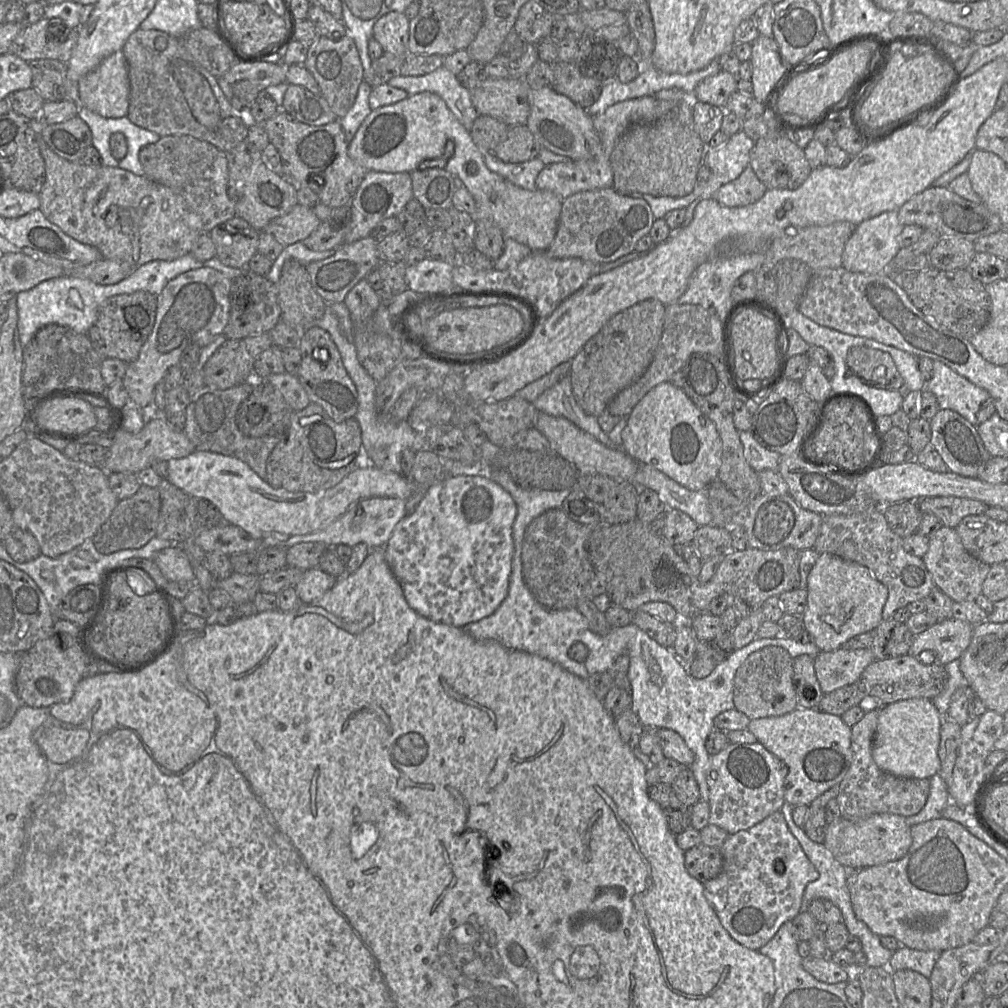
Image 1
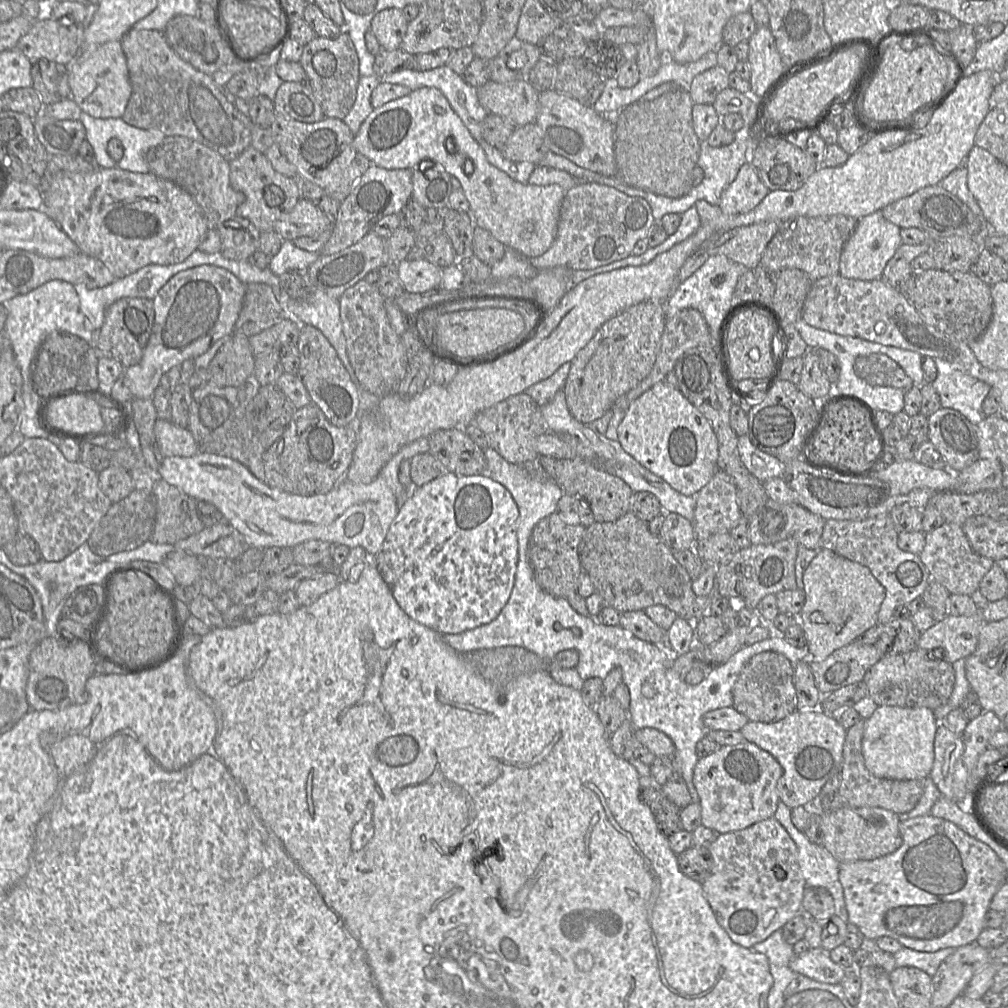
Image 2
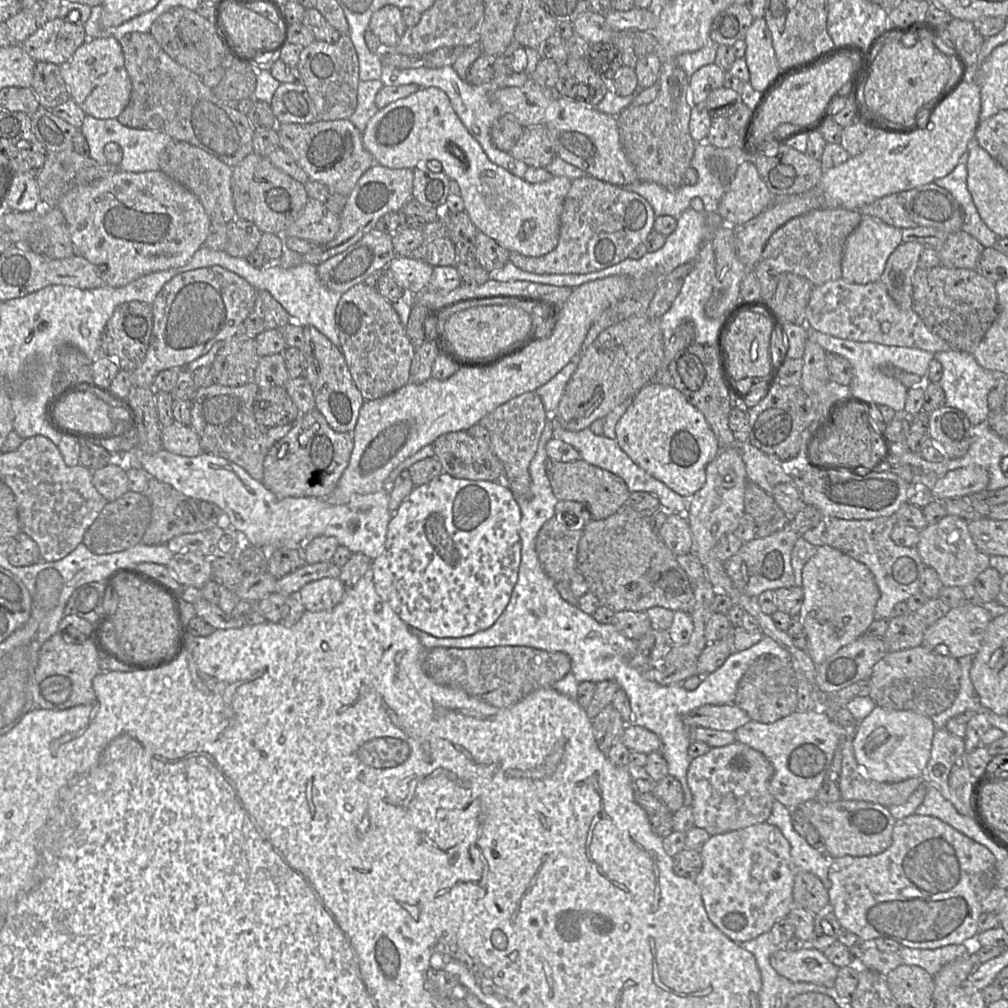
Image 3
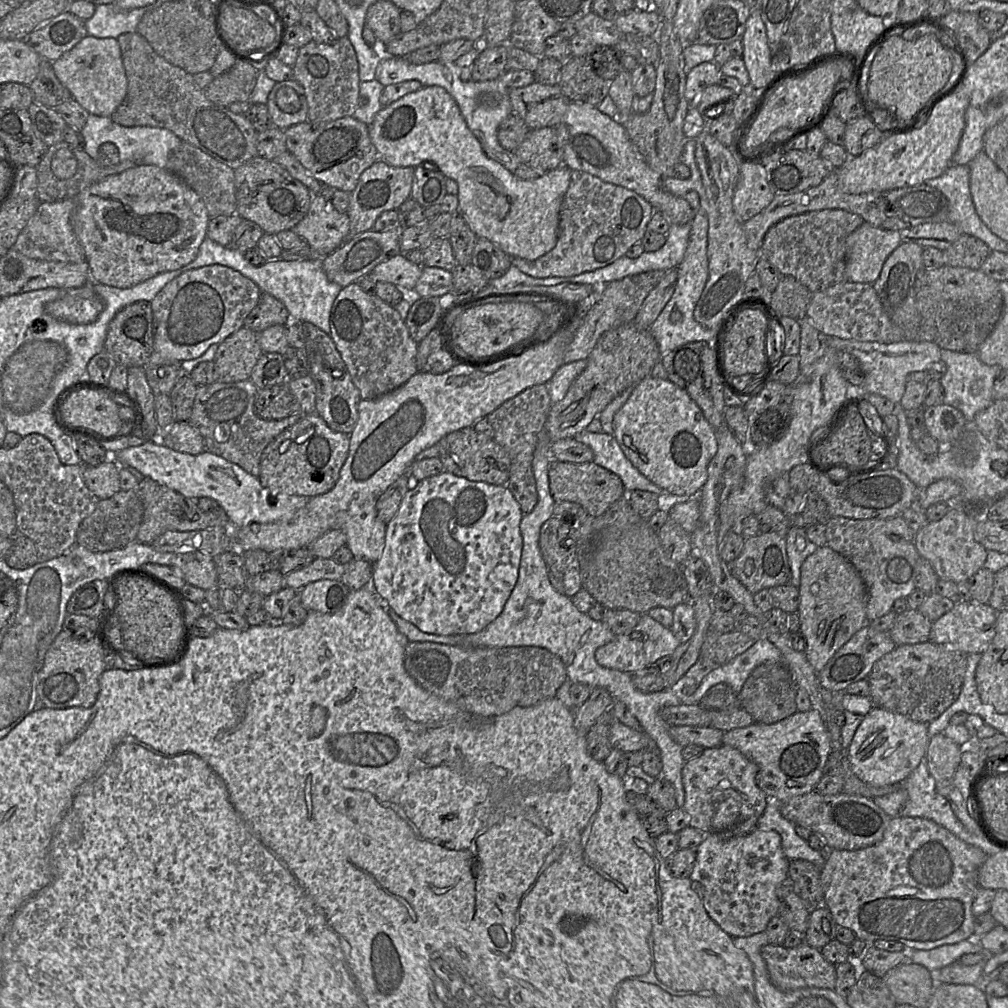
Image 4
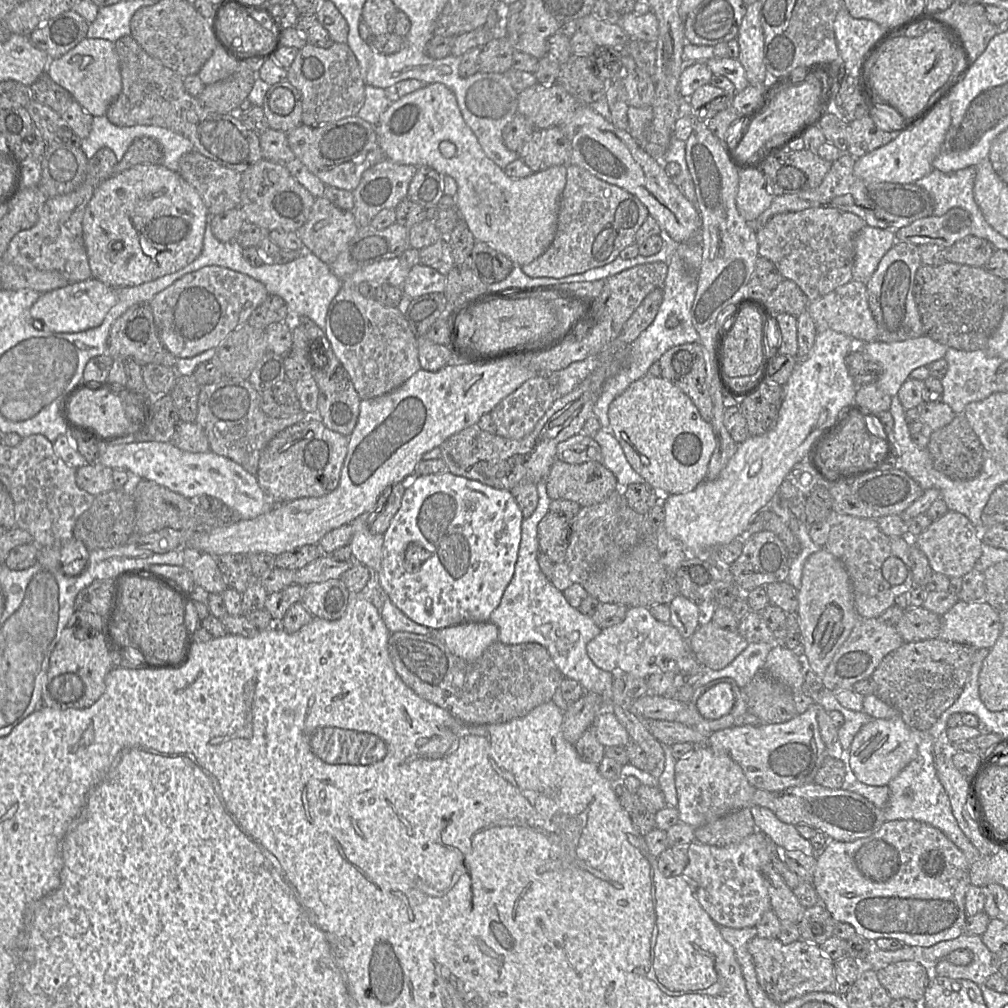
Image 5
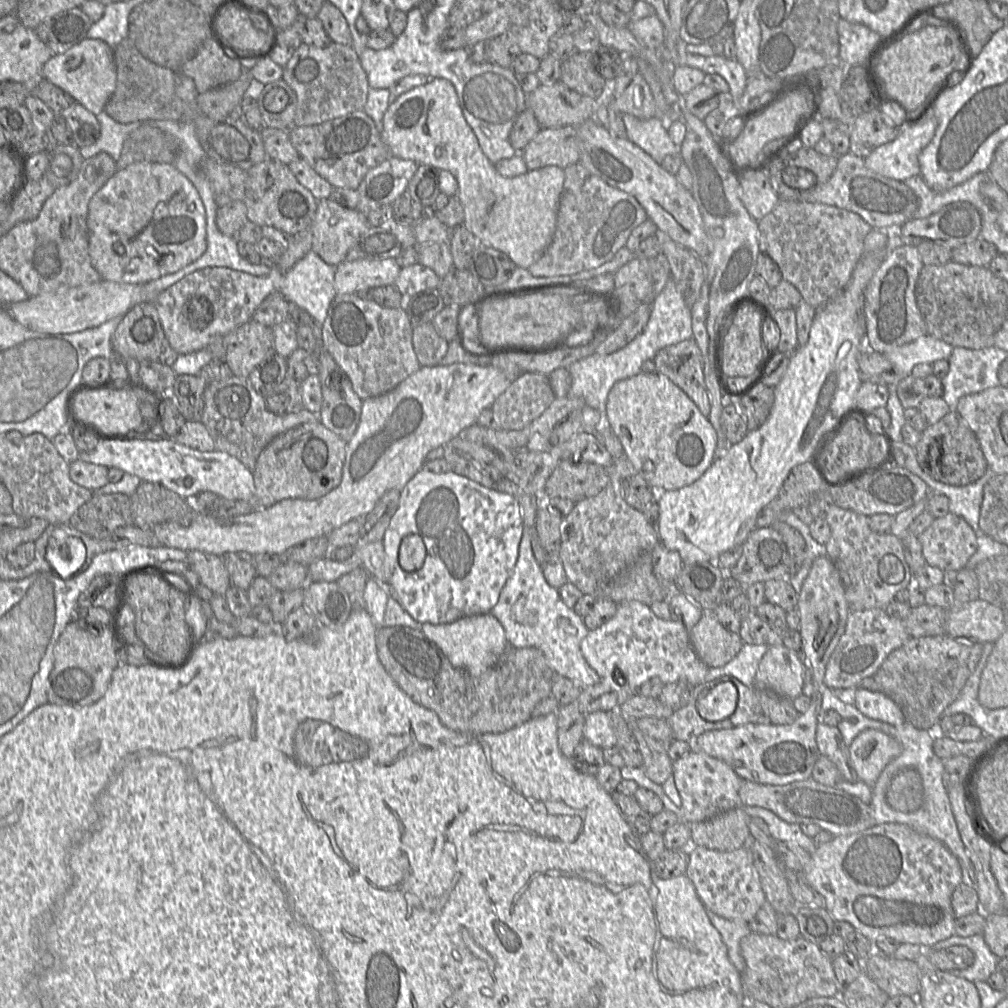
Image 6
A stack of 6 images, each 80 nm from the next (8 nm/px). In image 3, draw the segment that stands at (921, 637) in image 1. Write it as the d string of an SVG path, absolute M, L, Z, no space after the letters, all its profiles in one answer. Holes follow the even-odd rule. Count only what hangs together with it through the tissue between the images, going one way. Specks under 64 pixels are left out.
M965 602L951 608L924 632L922 645L935 648L946 645L949 655L959 659L974 656L982 643L992 616L985 605Z

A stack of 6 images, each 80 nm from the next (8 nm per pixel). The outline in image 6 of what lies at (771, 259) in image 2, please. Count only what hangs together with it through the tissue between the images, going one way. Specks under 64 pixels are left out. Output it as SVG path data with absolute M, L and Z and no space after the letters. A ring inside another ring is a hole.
M779 199L773 210L758 221L759 251L768 255L776 262L781 271L782 278L793 284L798 289L803 298L803 301L814 308L821 308L828 300L840 293L850 280L855 266L864 255L864 239L871 230L872 227L866 221L864 221L860 215L854 212L822 203Z

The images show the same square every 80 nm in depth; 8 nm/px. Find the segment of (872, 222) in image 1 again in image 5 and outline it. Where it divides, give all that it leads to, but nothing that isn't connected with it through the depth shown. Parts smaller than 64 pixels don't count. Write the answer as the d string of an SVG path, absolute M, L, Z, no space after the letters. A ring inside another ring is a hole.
M865 225L855 236L853 280L866 283L895 242L894 231Z

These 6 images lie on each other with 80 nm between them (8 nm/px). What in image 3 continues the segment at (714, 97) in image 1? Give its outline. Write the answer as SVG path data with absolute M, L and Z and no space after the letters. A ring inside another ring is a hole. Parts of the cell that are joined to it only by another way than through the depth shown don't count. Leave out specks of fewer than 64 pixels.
M716 63L705 65L695 71L689 78L692 105L704 104L713 90L723 87L725 72Z

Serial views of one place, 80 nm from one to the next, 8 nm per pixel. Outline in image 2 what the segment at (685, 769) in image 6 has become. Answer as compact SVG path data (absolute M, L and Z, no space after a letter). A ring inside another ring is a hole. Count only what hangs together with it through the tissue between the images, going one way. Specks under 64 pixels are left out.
M747 741L721 746L698 759L693 784L701 806L701 825L726 834L773 817L780 802L777 782L782 774L781 765L770 753Z

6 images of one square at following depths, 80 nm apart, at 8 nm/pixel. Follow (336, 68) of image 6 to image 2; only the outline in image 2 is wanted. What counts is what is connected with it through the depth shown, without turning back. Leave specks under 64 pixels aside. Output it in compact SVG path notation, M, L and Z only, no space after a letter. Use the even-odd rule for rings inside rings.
M343 30L336 39L316 36L304 45L299 62L308 77L308 85L320 103L325 118L343 120L356 100L360 79L359 58L349 34Z

